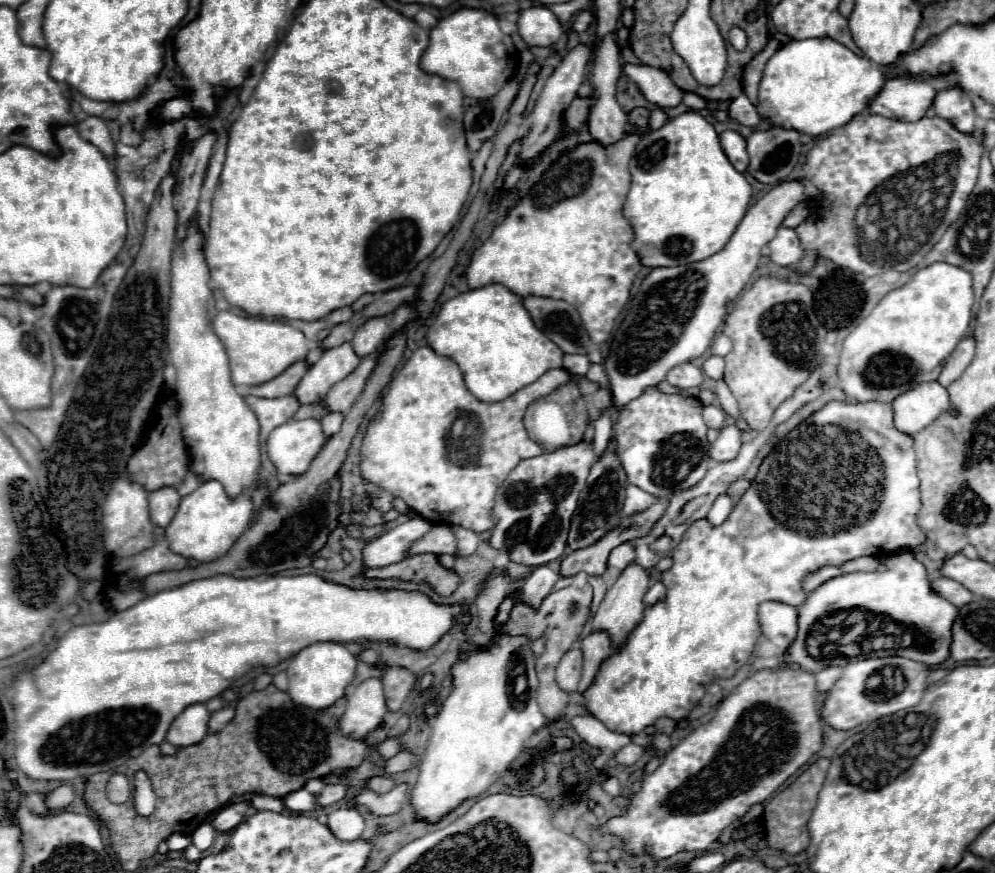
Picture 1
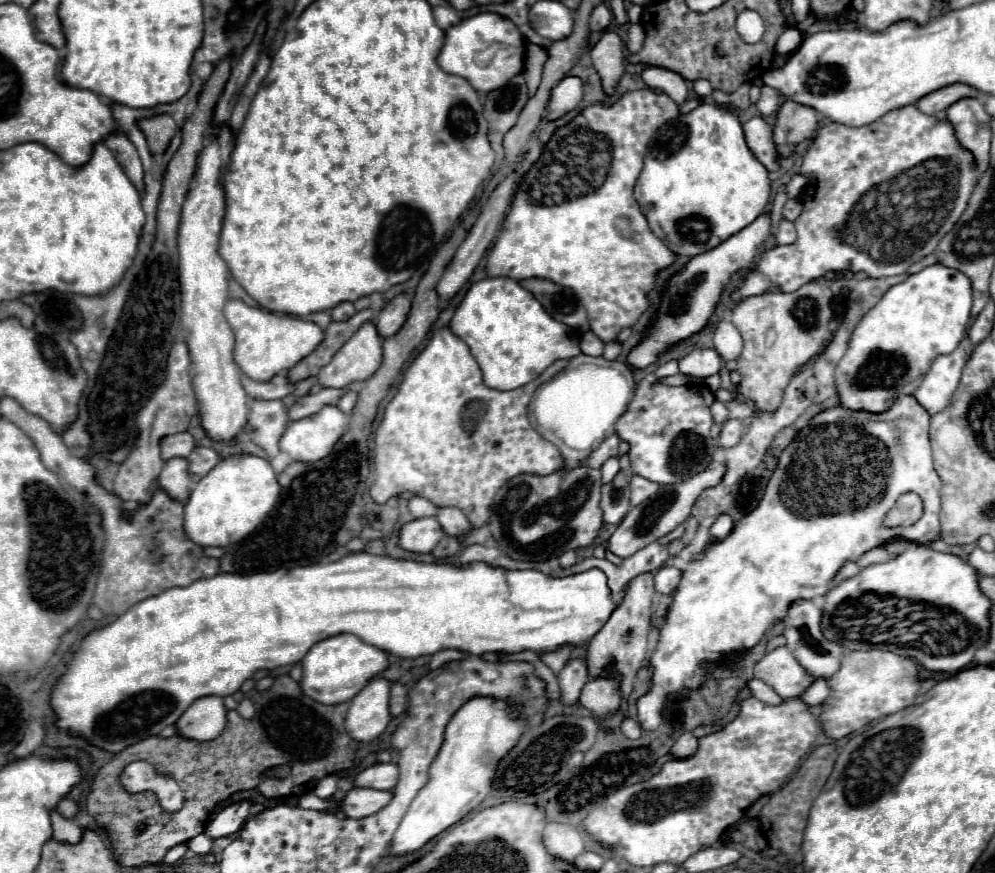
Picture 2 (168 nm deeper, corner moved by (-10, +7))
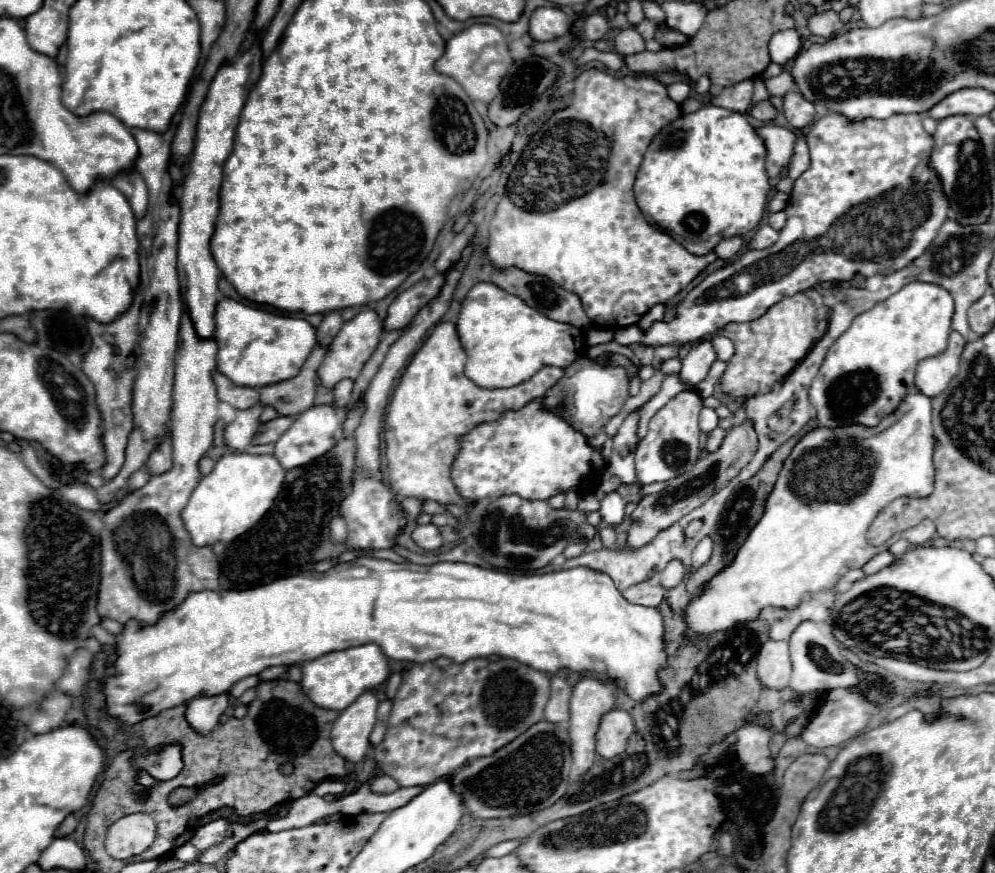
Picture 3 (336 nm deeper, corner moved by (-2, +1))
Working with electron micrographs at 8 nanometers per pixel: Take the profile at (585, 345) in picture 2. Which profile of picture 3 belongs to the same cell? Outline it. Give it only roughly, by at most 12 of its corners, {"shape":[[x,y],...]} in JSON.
{"shape":[[588,329],[588,345],[608,343],[614,329]]}

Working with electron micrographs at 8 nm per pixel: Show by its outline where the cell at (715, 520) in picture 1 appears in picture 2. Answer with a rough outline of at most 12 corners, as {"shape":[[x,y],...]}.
{"shape":[[720,515],[710,527],[710,541],[722,541],[734,527],[732,517]]}

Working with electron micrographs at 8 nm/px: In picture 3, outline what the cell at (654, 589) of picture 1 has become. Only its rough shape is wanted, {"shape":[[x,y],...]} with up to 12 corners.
{"shape":[[672,559],[658,575],[666,589],[682,583],[686,575],[684,563]]}

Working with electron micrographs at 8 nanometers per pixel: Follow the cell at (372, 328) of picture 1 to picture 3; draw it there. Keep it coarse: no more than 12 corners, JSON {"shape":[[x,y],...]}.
{"shape":[[446,273],[418,281],[388,309],[384,329],[404,329],[440,295]]}

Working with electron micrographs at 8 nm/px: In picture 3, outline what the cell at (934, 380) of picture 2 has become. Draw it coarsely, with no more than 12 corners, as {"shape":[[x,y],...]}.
{"shape":[[952,331],[942,355],[918,363],[916,389],[940,395],[958,373],[966,339]]}

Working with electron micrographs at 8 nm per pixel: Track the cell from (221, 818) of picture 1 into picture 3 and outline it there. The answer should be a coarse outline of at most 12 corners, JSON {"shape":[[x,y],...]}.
{"shape":[[210,821],[190,839],[200,851],[222,843],[228,821]]}

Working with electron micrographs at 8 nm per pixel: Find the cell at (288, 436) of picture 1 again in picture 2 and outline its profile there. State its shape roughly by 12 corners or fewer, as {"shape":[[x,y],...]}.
{"shape":[[324,407],[290,421],[280,449],[320,461],[348,429],[348,415]]}

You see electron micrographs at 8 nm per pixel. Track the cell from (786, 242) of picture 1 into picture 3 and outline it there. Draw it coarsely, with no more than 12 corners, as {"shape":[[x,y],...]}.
{"shape":[[762,225],[748,249],[766,249],[778,241],[778,231]]}

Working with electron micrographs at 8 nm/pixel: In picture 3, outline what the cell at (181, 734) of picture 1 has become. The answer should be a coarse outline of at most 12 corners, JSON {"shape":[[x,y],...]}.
{"shape":[[228,693],[188,701],[186,719],[200,735],[218,725]]}

